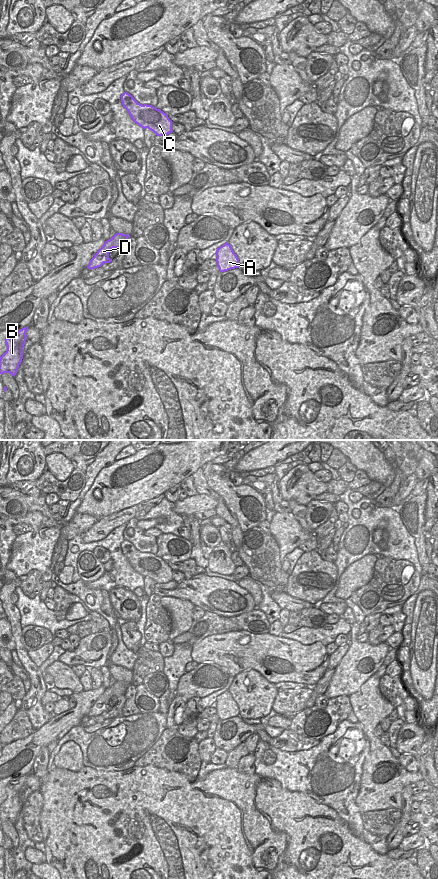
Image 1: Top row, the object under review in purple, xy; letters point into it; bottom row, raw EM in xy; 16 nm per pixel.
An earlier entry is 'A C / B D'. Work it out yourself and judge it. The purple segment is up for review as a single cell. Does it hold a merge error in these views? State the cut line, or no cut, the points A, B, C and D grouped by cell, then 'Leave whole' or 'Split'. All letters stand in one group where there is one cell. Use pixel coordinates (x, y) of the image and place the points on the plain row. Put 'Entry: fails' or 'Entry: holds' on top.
Entry: holds
Split along xy (124, 540), (128, 542). Groups: A C / B D. Split

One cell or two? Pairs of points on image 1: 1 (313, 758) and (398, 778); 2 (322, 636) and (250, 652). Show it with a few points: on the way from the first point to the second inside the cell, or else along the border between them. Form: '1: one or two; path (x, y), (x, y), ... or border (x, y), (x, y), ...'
1: two; border (365, 757), (362, 763), (360, 789), (357, 793)
2: two; border (278, 636), (303, 644), (321, 643)

